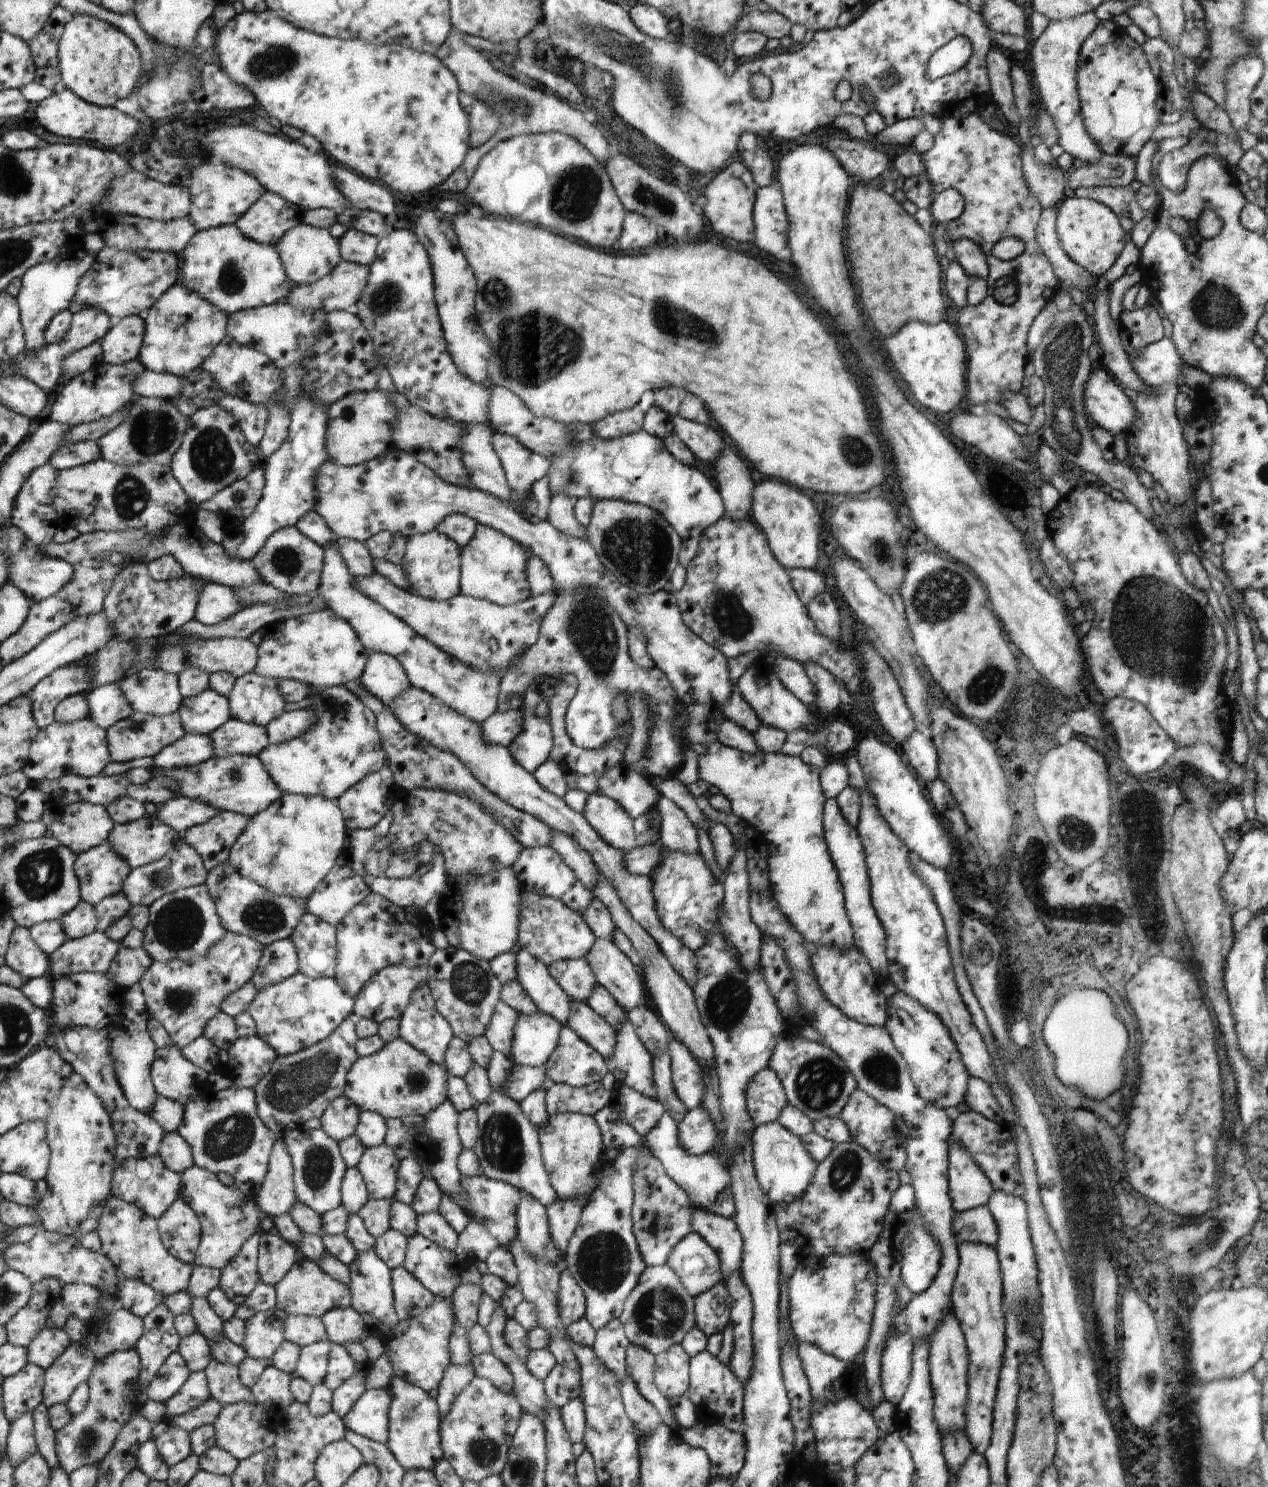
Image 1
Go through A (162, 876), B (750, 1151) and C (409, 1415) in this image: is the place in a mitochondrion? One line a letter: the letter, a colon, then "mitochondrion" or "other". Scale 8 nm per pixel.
A: mitochondrion
B: other
C: mitochondrion

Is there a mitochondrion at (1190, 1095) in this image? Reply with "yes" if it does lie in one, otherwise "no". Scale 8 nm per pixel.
no

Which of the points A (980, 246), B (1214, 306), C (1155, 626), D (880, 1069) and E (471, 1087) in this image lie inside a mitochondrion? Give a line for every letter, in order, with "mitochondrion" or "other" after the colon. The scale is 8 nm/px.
A: other
B: mitochondrion
C: mitochondrion
D: mitochondrion
E: other

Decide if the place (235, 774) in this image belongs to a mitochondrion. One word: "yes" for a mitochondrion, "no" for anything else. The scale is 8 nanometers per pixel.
yes

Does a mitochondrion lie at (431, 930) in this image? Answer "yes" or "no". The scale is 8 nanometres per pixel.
no

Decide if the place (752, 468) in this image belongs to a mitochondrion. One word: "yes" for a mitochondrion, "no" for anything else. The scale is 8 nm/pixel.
no

